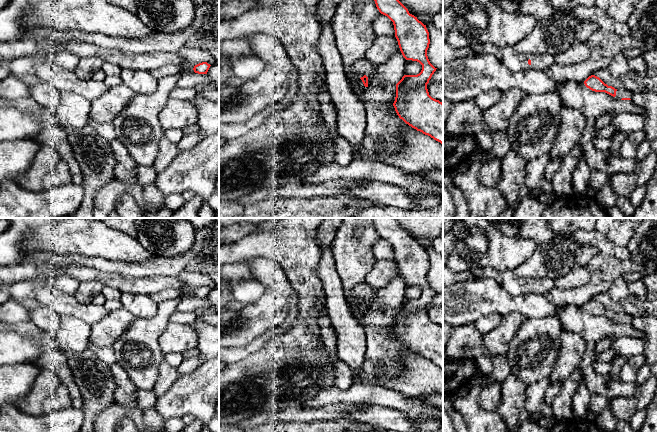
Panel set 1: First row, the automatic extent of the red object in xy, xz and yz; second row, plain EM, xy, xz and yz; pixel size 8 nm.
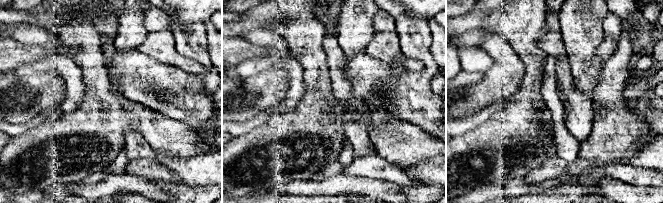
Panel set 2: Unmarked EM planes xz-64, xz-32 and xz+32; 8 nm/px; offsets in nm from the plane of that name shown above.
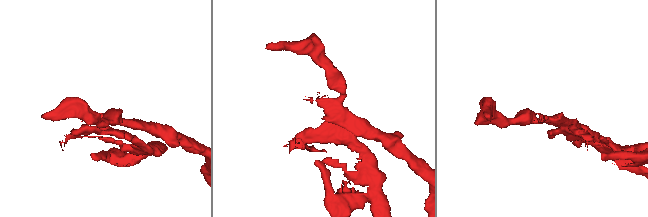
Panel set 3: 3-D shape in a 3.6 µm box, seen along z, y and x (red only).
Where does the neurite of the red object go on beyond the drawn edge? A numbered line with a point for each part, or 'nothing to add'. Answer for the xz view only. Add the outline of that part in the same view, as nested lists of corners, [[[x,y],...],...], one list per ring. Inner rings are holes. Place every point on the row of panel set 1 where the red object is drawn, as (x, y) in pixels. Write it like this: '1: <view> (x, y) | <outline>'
1: xz (363, 67) | [[[367,59],[358,60],[353,63],[352,72],[357,78],[366,75],[368,77],[368,87],[370,87],[372,86],[372,82],[378,77],[379,65],[373,64]]]

